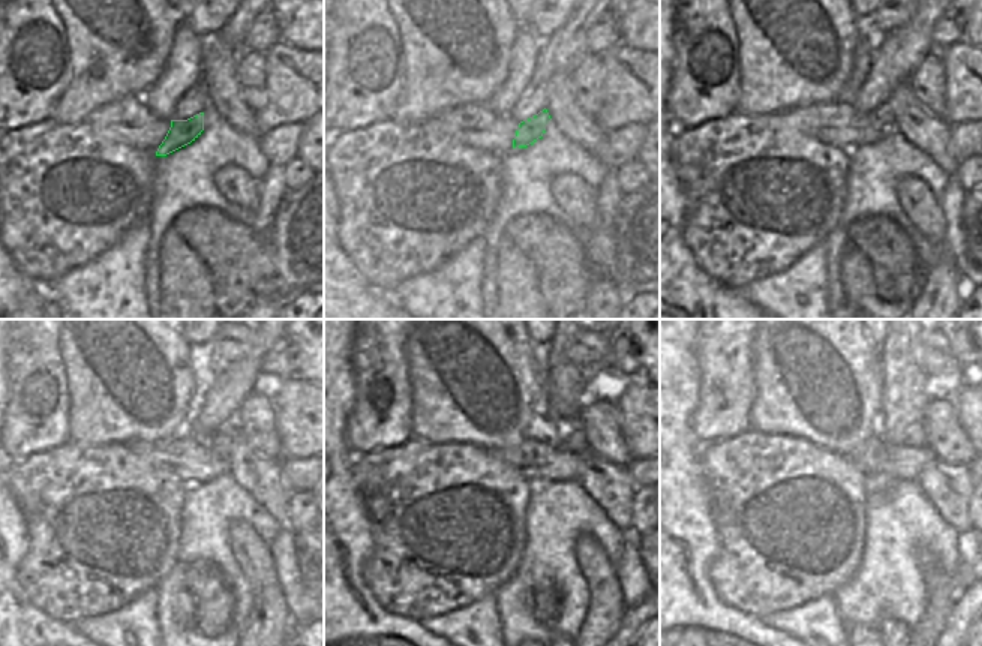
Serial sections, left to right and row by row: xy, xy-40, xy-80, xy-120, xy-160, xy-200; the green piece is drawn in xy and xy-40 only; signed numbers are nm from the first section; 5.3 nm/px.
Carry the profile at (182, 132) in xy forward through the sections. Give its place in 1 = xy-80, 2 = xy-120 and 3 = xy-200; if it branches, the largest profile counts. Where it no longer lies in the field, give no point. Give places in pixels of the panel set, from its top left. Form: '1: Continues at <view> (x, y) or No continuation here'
1: Continues at xy-80 (882, 119)
2: Continues at xy-120 (218, 442)
3: Continues at xy-200 (913, 436)

